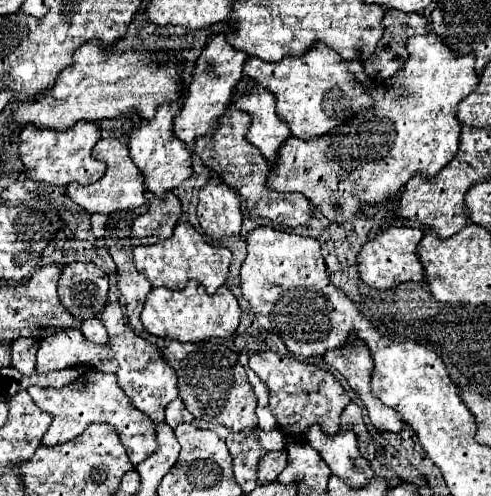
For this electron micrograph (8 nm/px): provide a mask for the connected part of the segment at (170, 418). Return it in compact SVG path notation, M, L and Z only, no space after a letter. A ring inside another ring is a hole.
M175 398L165 408L165 422L171 428L175 428L179 422L195 422L195 416L185 408L185 404L183 404L181 398Z

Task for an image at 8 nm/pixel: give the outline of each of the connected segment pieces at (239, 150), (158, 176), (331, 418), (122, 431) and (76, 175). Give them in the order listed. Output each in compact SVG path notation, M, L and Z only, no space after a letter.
M227 110L227 114L223 114L223 118L219 120L219 130L215 130L215 134L201 138L197 142L197 152L201 154L201 160L205 166L209 166L215 174L219 174L229 186L239 188L239 196L245 200L247 208L251 214L267 218L271 222L295 228L305 224L311 214L311 204L309 200L299 194L299 192L275 192L275 190L267 190L267 160L259 154L259 150L247 142L245 134L251 126L251 116L247 116L241 110Z
M177 100L173 104L159 106L155 118L143 120L143 124L139 128L135 128L129 136L131 158L141 168L141 172L145 174L147 190L159 198L165 198L167 192L177 188L181 182L185 182L193 174L191 152L187 148L187 144L179 142L179 138L175 138L171 134L171 122L173 122L173 116L179 112L179 106L181 106L181 100Z
M261 352L249 356L249 368L269 386L269 408L277 418L277 426L285 438L303 440L307 426L311 424L323 424L323 430L329 434L339 430L341 412L347 402L351 402L351 398L329 370L293 360L289 356L279 356L277 352Z
M87 370L79 382L71 382L69 386L63 388L41 388L41 386L31 386L27 390L33 398L33 402L53 414L53 422L45 436L41 438L41 446L53 448L57 444L65 444L73 438L77 438L89 424L111 424L119 432L119 440L125 446L129 460L133 466L143 462L151 450L155 450L155 428L153 422L147 414L139 412L127 394L119 388L117 378L113 374L97 372L97 370Z
M77 122L73 128L65 132L43 130L37 126L25 126L21 132L19 156L25 166L25 176L37 182L49 182L55 186L67 186L69 182L91 184L97 182L105 174L105 164L93 158L91 148L101 138L101 132L91 122Z

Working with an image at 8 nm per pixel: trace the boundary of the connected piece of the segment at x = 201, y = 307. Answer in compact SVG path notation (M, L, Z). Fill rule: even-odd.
M189 280L183 290L153 288L145 300L141 322L149 334L171 338L177 342L201 342L207 338L229 338L239 326L239 304L227 286L217 288L215 294L207 294L197 280Z

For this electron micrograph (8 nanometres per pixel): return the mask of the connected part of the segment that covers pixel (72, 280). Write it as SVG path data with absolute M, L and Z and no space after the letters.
M71 262L63 266L59 278L59 298L69 312L83 320L97 316L107 302L109 278L95 264Z

